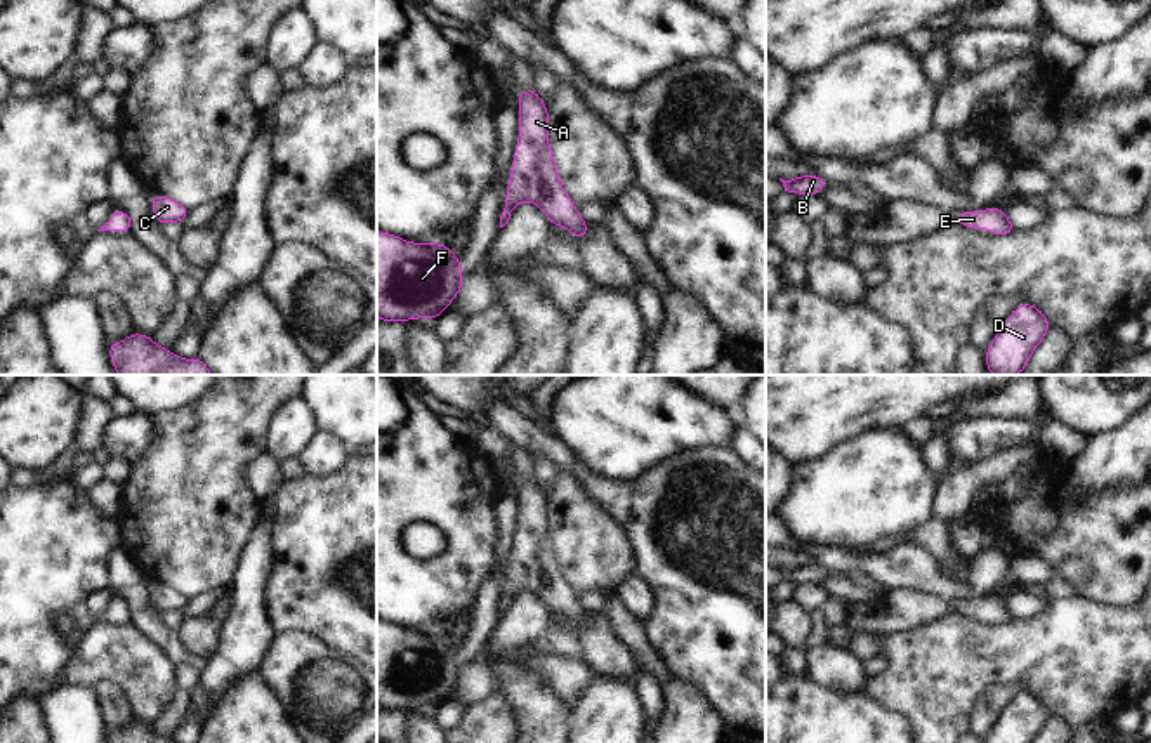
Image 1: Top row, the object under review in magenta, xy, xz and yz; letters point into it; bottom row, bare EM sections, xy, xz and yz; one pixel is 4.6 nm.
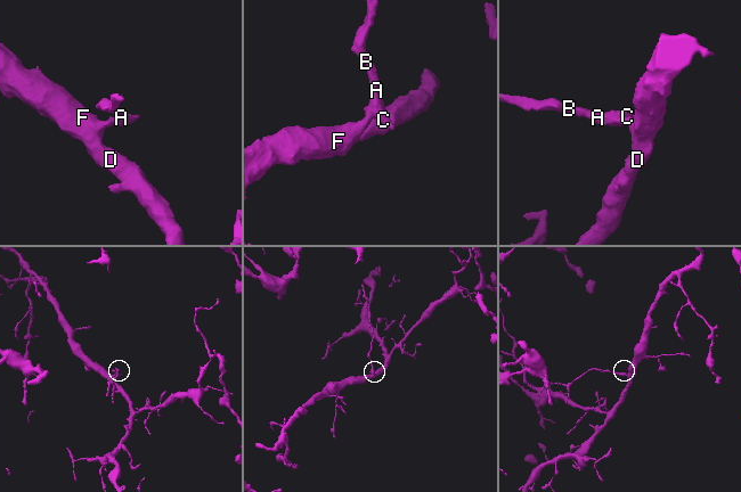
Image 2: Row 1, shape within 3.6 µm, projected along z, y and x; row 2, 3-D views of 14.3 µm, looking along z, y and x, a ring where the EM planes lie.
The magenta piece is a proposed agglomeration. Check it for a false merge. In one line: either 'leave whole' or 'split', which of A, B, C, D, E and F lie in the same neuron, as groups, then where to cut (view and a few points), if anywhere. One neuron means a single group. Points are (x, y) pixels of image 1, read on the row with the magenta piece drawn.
leave whole; groups A B C D E F; cut none

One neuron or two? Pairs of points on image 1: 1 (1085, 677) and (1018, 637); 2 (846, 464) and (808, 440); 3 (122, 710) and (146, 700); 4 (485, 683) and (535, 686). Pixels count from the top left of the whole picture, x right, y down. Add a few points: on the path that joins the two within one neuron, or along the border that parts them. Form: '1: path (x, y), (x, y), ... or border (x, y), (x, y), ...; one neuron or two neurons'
1: path (1068, 660), (1063, 655), (1035, 651); one neuron
2: border (863, 431), (823, 457), (801, 464), (795, 469); two neurons
3: border (101, 679), (122, 691), (134, 719); two neurons
4: border (540, 674), (509, 672), (497, 688); two neurons

